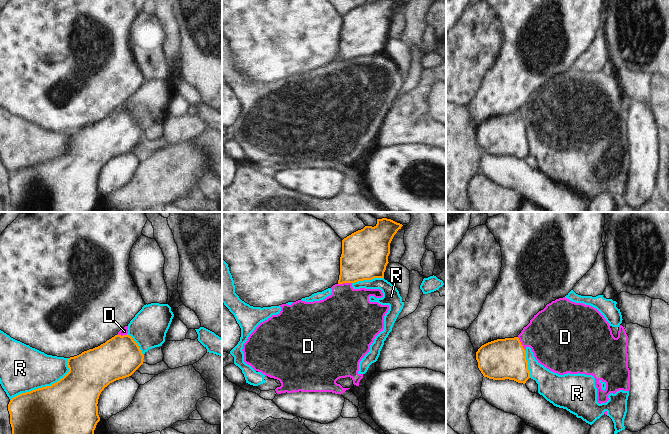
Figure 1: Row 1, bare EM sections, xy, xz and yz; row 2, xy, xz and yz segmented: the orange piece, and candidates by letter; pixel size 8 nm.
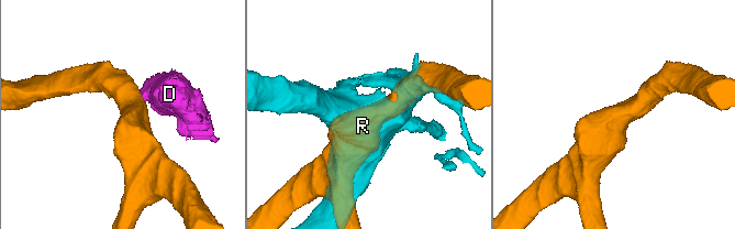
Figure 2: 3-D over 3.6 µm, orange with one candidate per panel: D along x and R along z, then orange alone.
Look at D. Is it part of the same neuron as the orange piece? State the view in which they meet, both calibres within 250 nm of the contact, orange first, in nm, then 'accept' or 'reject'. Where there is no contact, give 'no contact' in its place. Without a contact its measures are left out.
contact in xz; calibres 360 and 400 nm; reject

